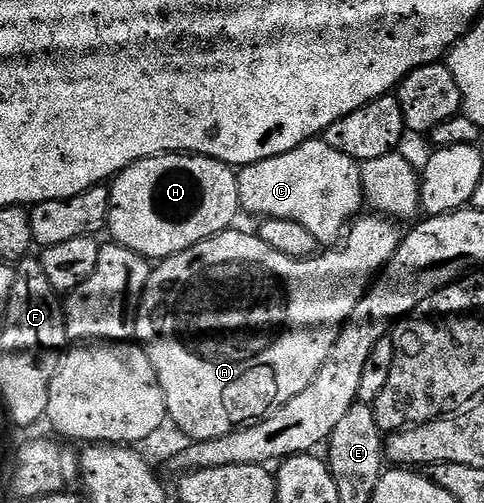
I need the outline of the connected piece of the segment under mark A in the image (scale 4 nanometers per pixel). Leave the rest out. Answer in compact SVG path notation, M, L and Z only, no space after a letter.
M360 216L355 219L346 235L347 247L344 250L331 248L326 252L316 253L310 258L290 258L273 248L269 248L269 244L262 242L254 233L242 234L239 228L232 228L197 243L185 252L174 254L172 258L162 259L152 269L151 279L145 288L143 299L139 305L135 338L138 345L147 351L149 360L157 372L157 380L161 384L165 396L168 419L172 423L175 421L179 425L180 432L188 434L188 439L197 442L213 440L217 436L225 436L241 426L249 426L251 423L259 421L260 418L267 417L279 406L284 406L289 400L293 400L293 396L297 396L297 392L309 388L313 376L317 376L321 364L325 364L333 344L338 340L343 323L347 321L347 317L353 312L353 308L357 308L357 304L367 292L367 287L371 285L373 279L382 271L399 247L401 230L399 234L398 228L395 227L398 225L390 218L370 217Z

